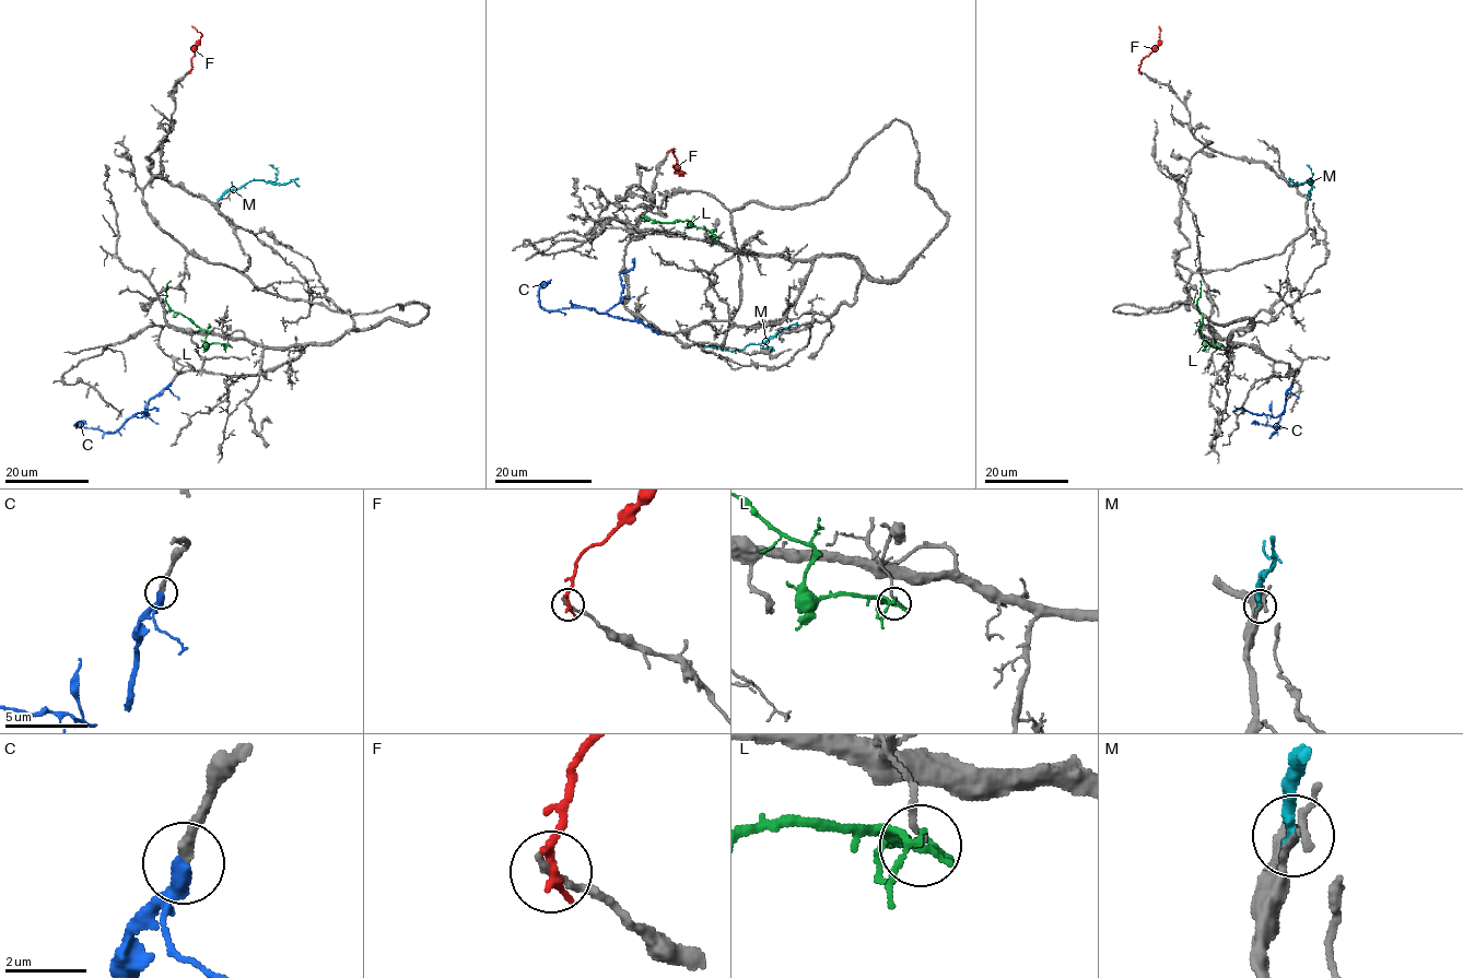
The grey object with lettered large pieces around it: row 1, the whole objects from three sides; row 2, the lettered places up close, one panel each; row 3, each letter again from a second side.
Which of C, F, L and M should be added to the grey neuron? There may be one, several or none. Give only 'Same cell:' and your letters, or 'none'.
Same cell: C

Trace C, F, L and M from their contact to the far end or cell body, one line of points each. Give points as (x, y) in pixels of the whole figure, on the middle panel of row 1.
C: (650, 327), (640, 321), (599, 314), (584, 306), (545, 310), (540, 305), (539, 290), (551, 280)
F: (671, 150), (677, 167), (685, 173), (674, 172)
L: (716, 237), (693, 225), (691, 221), (660, 222), (650, 220)
M: (705, 346), (738, 351), (748, 344), (763, 343), (795, 323), (797, 326)

